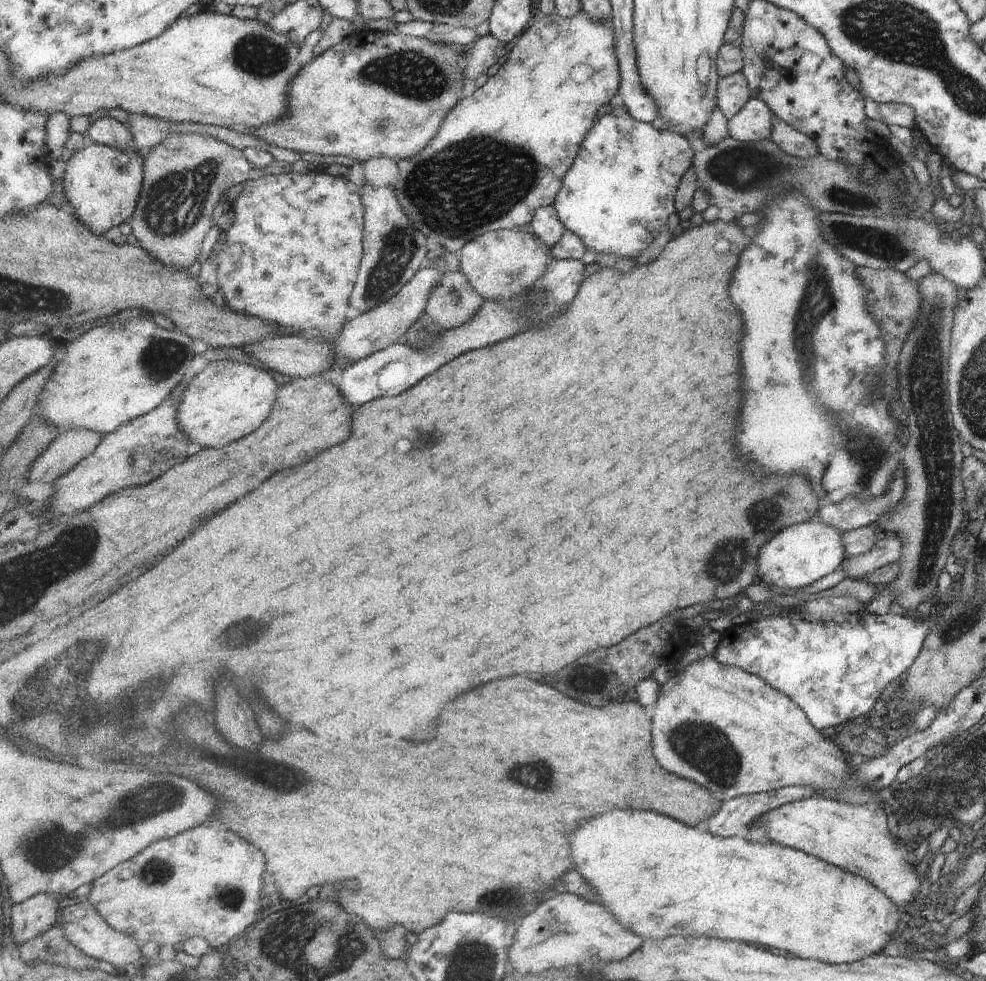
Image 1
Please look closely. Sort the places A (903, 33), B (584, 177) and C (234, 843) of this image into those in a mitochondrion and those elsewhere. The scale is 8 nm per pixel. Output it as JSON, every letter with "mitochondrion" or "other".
{"A":"mitochondrion","B":"other","C":"other"}

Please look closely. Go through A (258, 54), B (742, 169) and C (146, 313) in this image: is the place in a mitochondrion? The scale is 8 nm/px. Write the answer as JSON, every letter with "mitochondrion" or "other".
{"A":"mitochondrion","B":"mitochondrion","C":"other"}

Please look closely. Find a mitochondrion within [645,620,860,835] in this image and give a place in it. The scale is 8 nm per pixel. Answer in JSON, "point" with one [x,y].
{"point":[705,748]}

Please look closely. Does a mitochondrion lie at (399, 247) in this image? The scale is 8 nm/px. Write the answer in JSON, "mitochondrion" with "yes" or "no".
{"mitochondrion":"yes"}

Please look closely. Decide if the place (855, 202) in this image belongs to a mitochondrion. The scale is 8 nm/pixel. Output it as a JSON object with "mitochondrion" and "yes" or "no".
{"mitochondrion":"yes"}

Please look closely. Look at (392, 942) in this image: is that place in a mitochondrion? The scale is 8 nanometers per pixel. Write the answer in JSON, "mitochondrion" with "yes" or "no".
{"mitochondrion":"no"}

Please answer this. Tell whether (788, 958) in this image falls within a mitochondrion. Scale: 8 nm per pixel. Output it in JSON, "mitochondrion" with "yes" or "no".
{"mitochondrion":"no"}

